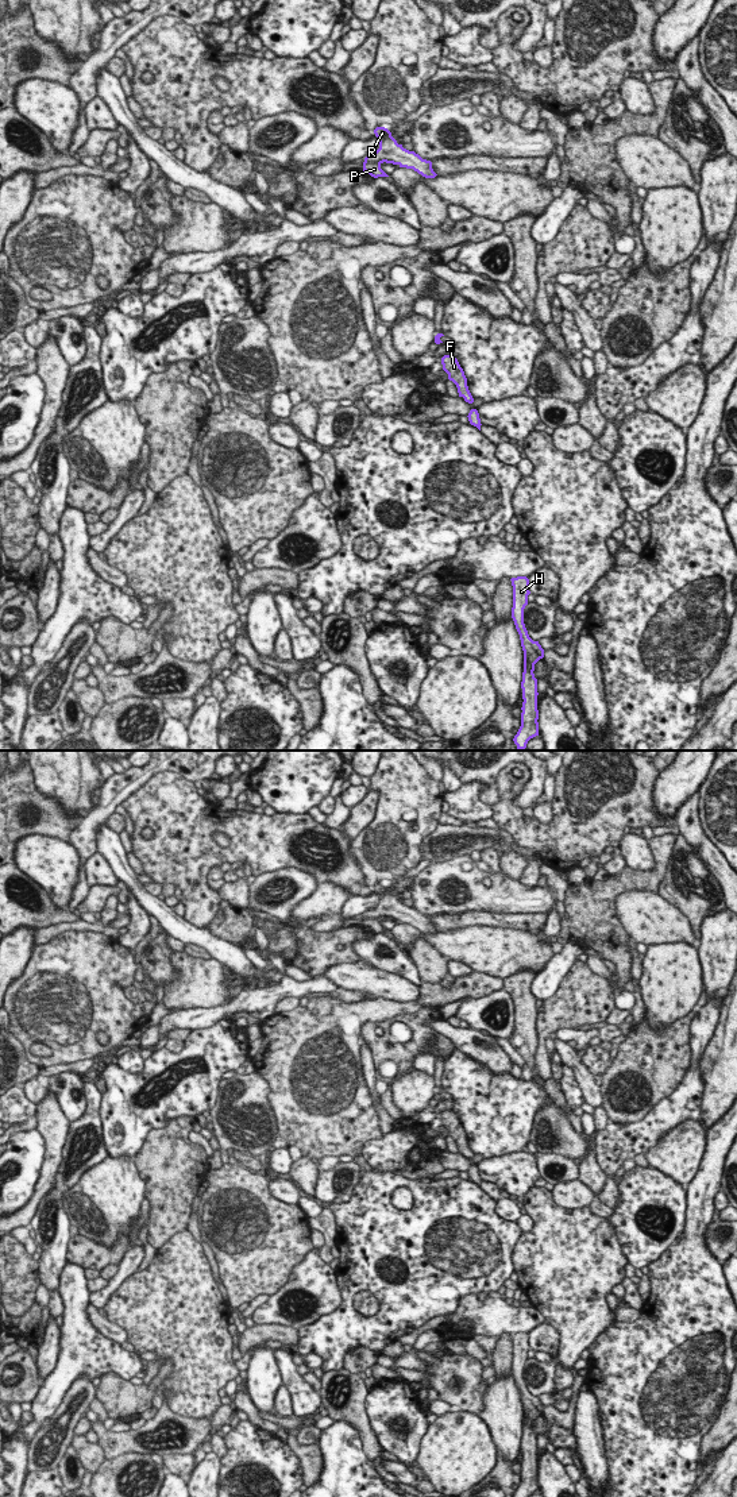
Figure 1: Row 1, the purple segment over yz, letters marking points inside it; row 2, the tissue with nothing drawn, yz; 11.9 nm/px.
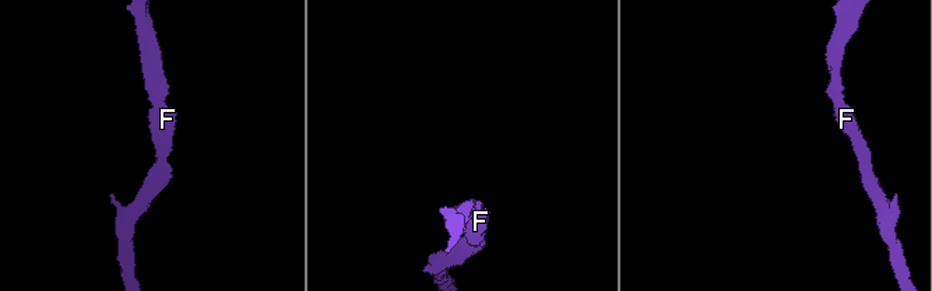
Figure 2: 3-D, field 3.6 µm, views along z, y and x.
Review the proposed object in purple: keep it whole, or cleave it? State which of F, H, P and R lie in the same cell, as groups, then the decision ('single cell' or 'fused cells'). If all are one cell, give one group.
groups F H R / P; fused cells

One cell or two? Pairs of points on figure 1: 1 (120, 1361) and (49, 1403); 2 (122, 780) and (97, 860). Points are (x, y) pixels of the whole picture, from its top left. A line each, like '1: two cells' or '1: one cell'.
1: one cell
2: two cells

